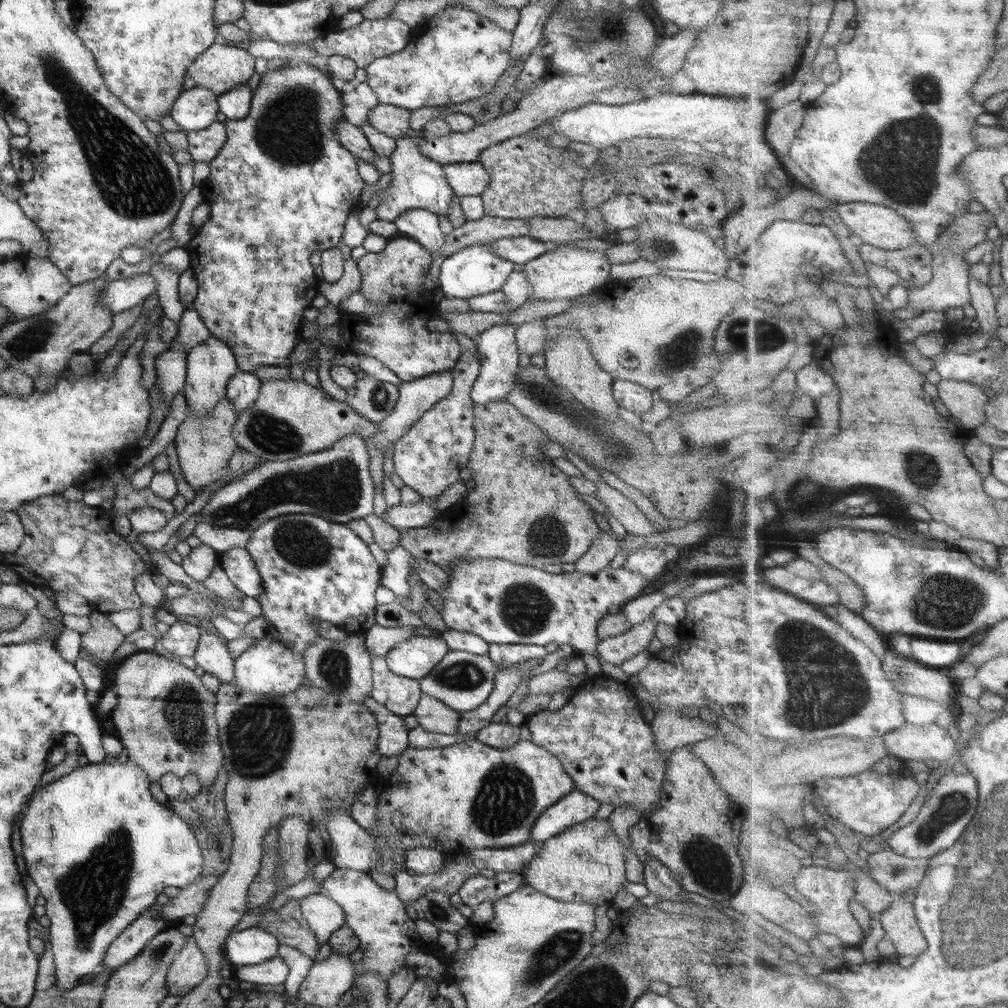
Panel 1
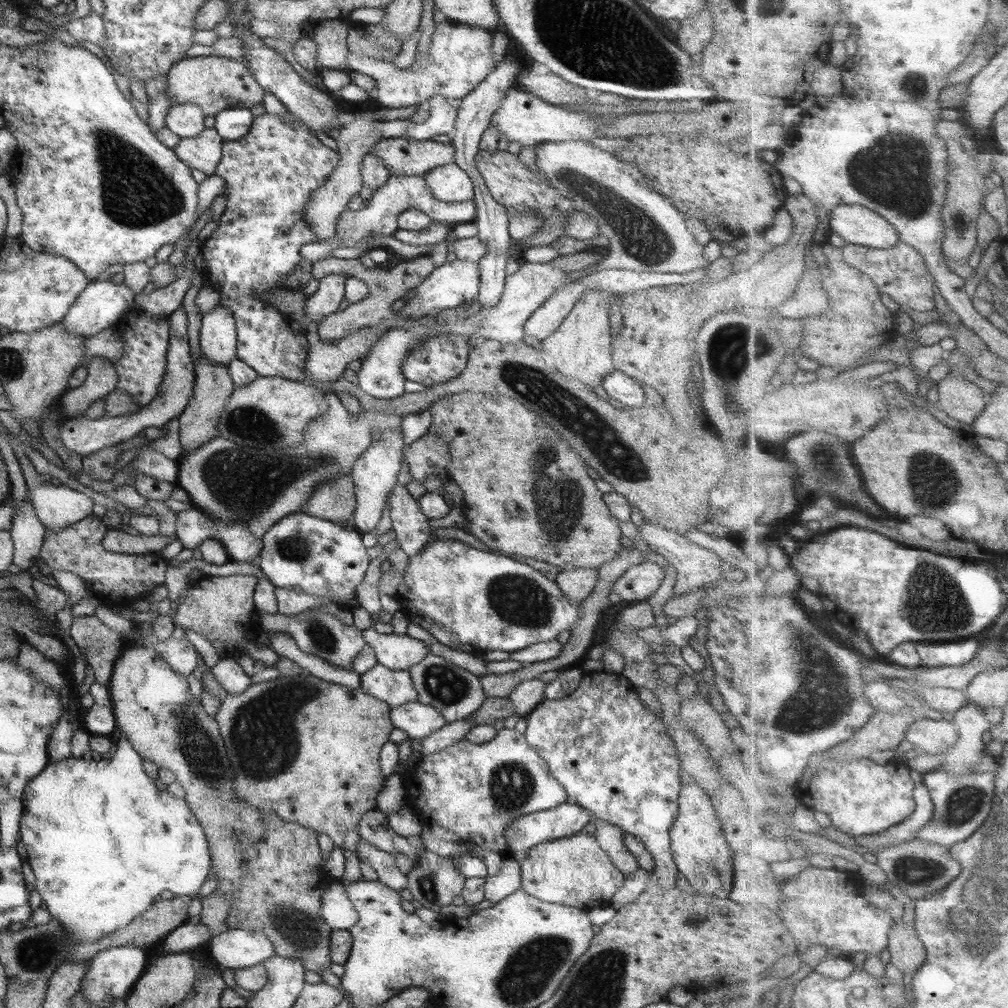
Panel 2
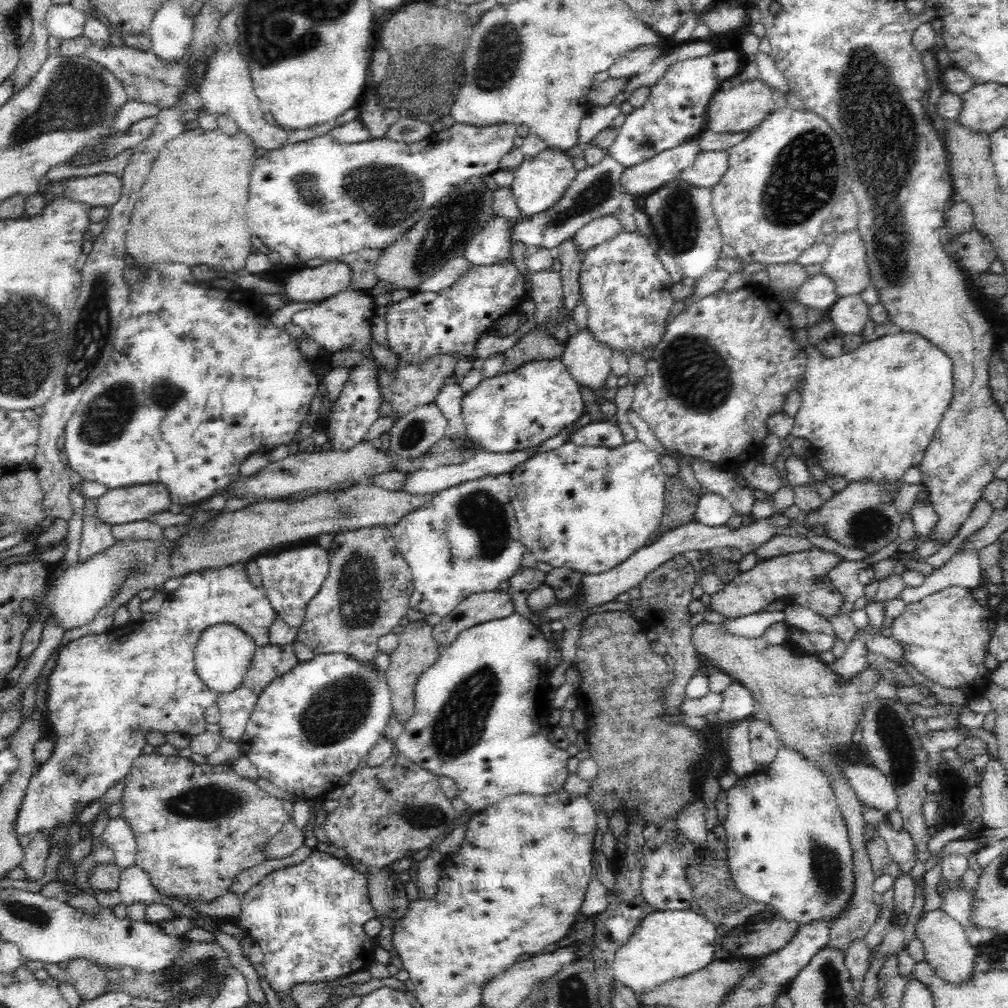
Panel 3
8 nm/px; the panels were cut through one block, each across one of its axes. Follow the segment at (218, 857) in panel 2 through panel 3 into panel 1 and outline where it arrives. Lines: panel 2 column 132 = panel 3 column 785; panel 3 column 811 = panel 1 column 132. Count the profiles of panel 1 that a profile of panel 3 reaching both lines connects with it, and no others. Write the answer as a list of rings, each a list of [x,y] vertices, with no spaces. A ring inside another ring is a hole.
[[[153,651],[134,652],[117,664],[112,686],[117,695],[117,706],[109,720],[118,734],[117,739],[124,746],[123,759],[146,771],[150,782],[157,781],[166,773],[180,778],[196,774],[202,787],[212,786],[225,761],[219,726],[214,719],[216,695],[203,686],[195,670]]]

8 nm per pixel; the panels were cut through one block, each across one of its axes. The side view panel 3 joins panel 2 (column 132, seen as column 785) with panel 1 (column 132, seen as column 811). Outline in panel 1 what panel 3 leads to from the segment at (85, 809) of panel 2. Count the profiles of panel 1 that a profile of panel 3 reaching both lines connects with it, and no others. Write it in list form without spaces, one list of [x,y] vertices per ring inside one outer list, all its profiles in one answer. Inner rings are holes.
[[[122,760],[115,764],[105,763],[88,763],[84,767],[77,767],[69,774],[66,774],[57,780],[48,784],[44,784],[34,795],[32,801],[28,803],[28,808],[22,821],[20,822],[20,836],[22,837],[22,851],[24,863],[22,867],[24,871],[34,880],[39,888],[40,894],[46,899],[46,916],[50,919],[50,950],[54,965],[56,966],[56,984],[62,992],[74,988],[76,984],[80,984],[84,976],[95,974],[100,970],[103,964],[104,956],[107,949],[116,940],[117,936],[127,927],[130,926],[142,914],[148,910],[150,906],[156,902],[156,897],[164,892],[168,886],[176,886],[176,888],[184,888],[188,884],[192,884],[198,874],[202,872],[204,857],[198,839],[191,830],[191,826],[186,820],[183,820],[174,810],[171,810],[166,804],[158,803],[152,798],[149,789],[150,779],[146,771],[138,769],[136,764],[131,764],[126,760]]]

